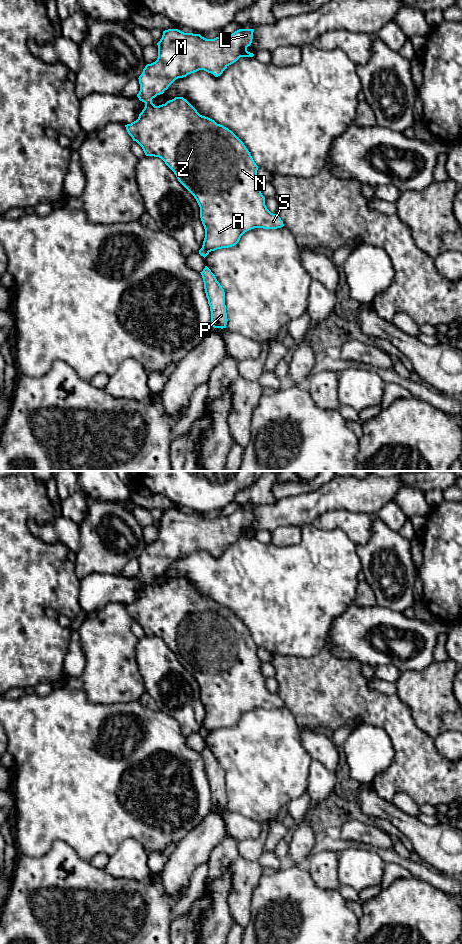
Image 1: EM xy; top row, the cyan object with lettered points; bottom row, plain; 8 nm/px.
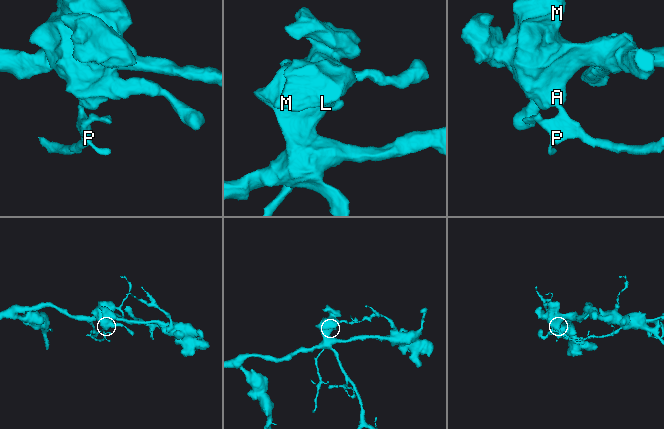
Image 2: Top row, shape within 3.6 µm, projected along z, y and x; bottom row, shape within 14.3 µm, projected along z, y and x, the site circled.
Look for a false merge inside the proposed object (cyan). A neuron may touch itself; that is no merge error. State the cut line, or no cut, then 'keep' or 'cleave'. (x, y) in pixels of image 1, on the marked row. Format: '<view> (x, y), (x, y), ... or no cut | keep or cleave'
xy (202, 246), (209, 251) | cleave

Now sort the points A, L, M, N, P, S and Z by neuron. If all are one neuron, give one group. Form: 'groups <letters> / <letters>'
groups A L M N S Z / P

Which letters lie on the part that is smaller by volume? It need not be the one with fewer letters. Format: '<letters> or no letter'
P

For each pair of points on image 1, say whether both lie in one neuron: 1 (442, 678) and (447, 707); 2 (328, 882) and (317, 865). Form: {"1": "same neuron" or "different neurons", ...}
{"1": "same neuron", "2": "same neuron"}

